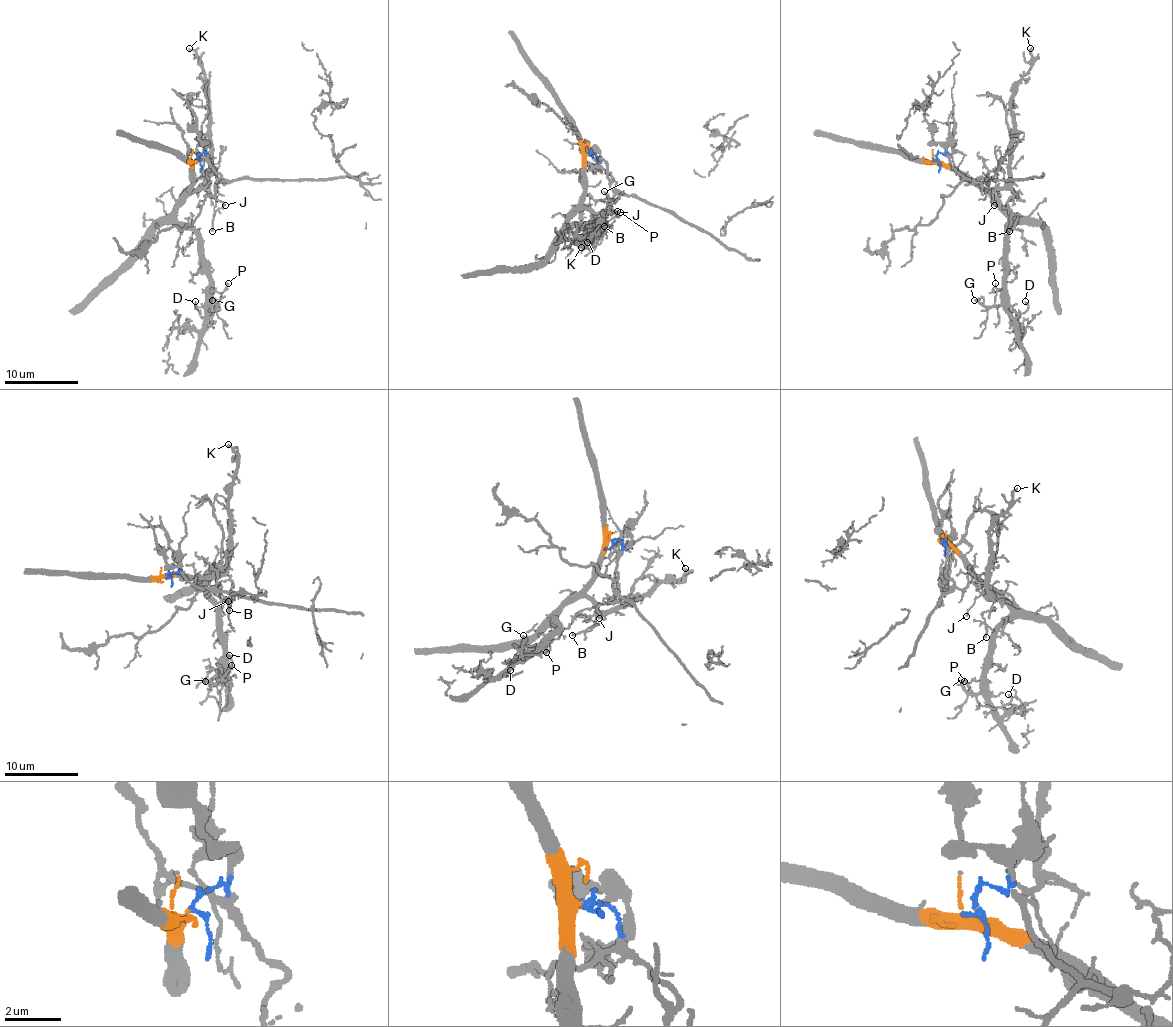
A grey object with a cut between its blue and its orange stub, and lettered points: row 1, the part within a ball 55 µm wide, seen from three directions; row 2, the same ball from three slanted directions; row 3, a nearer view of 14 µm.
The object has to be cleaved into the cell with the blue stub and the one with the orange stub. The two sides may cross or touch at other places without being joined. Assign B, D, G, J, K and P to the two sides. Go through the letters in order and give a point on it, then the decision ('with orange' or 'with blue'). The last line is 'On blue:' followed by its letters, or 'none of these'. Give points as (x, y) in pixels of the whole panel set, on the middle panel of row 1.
B: (604, 226) | with orange
D: (587, 242) | with orange
G: (604, 191) | with orange
J: (617, 211) | with orange
K: (581, 247) | with orange
P: (620, 212) | with orange
On blue: none of these

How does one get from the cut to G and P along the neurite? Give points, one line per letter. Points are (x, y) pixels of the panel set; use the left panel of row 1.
G: (196, 158), (192, 187), (176, 217), (196, 235), (201, 270), (209, 279), (209, 299), (216, 306), (212, 299)
P: (196, 158), (192, 187), (176, 217), (196, 235), (210, 303), (216, 303), (229, 283)

